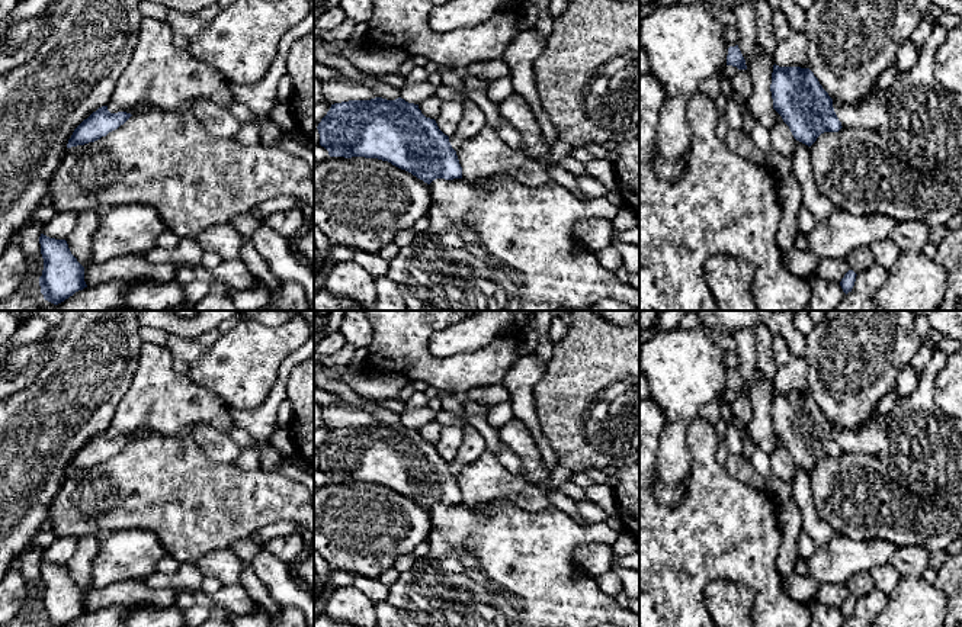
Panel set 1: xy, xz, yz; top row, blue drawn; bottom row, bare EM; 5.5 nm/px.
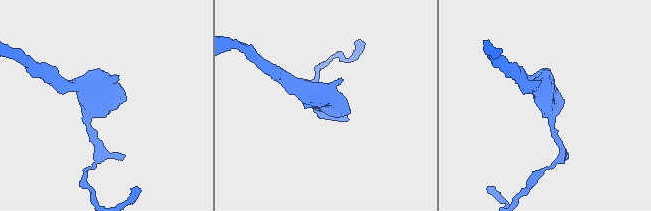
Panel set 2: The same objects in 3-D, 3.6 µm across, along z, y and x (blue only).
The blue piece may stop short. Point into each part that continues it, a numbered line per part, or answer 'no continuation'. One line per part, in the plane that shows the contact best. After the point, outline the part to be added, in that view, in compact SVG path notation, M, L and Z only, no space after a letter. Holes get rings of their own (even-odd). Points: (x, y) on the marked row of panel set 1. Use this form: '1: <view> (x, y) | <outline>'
no continuation

